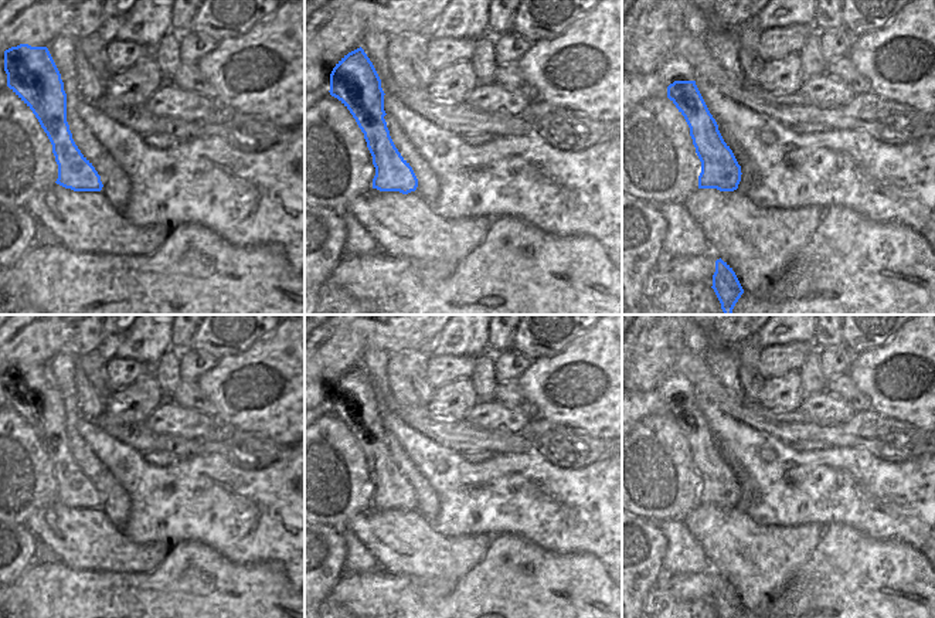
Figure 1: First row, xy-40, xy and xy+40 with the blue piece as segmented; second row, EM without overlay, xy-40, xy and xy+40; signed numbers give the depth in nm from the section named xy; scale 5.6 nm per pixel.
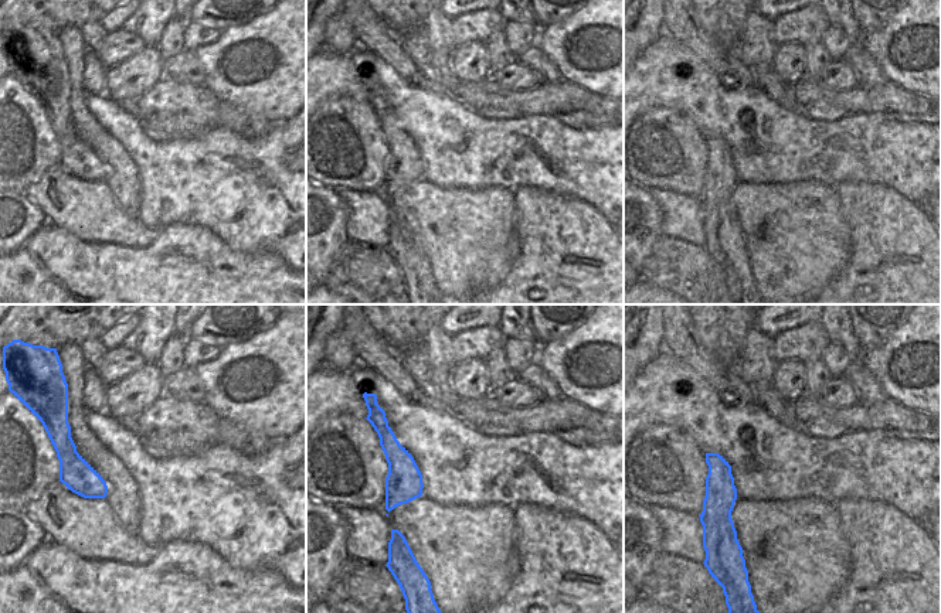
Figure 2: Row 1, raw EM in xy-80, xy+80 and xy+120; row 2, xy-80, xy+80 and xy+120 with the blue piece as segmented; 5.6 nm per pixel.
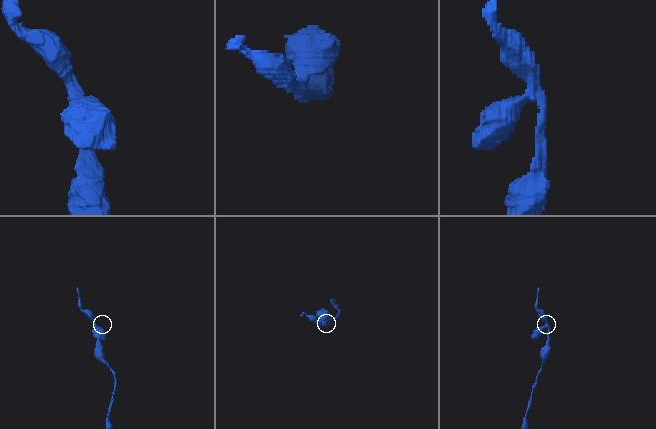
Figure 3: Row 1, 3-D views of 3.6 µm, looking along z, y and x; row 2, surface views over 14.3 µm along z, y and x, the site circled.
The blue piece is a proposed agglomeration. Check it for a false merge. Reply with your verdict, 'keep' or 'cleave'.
keep

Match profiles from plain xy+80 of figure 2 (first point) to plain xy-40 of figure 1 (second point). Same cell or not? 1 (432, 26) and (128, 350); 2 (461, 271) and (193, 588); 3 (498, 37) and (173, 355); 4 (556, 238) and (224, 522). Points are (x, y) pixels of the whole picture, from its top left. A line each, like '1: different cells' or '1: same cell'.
1: different cells
2: different cells
3: same cell
4: different cells

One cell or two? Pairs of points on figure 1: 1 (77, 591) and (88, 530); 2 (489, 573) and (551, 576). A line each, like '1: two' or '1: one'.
1: two
2: one

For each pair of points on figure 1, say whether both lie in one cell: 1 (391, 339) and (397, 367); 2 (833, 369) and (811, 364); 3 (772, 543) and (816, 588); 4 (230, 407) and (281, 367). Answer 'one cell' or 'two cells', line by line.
1: two cells
2: two cells
3: two cells
4: one cell

